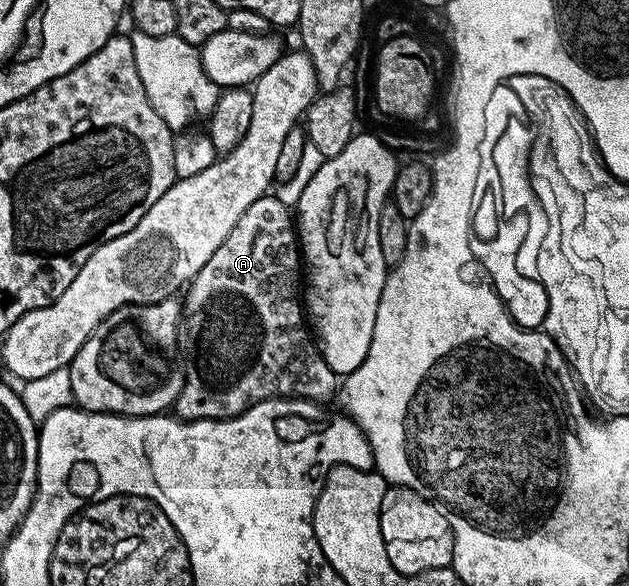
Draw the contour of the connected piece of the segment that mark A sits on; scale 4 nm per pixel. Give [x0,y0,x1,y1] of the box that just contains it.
[175,193,339,421]

